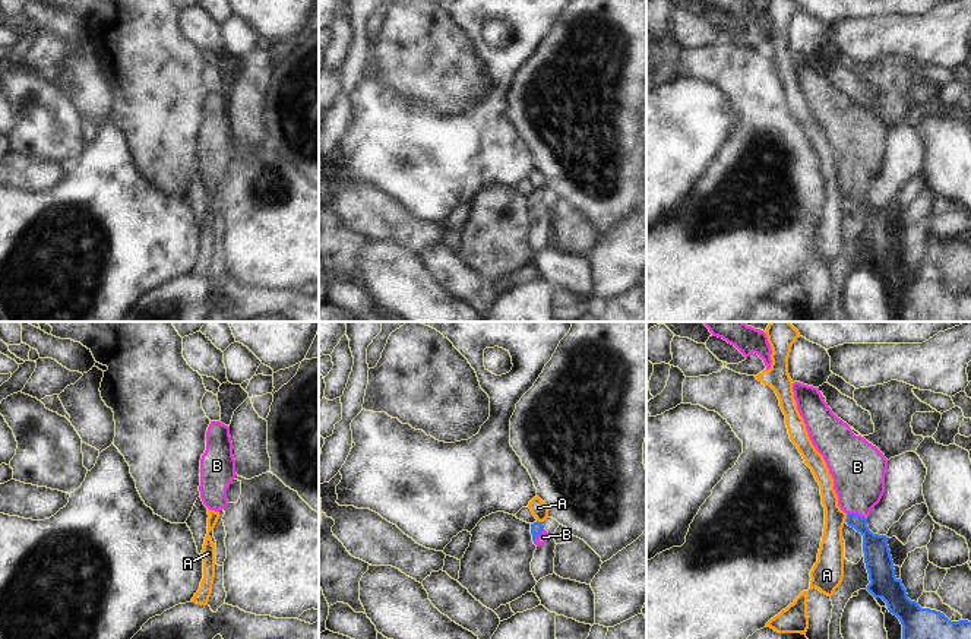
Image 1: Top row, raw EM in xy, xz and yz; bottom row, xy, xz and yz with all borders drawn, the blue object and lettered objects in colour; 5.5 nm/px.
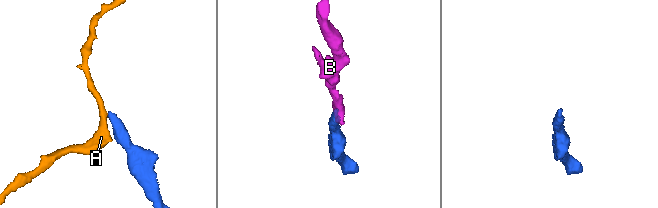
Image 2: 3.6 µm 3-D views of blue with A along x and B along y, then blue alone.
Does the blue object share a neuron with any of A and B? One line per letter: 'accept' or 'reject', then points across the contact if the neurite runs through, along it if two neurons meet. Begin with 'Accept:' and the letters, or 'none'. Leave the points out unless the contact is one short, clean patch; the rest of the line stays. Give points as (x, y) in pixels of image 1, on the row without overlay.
Accept: B
A: reject; border yz (847, 186), (844, 193)
B: accept; way yz (876, 224), (856, 186), (859, 141)

